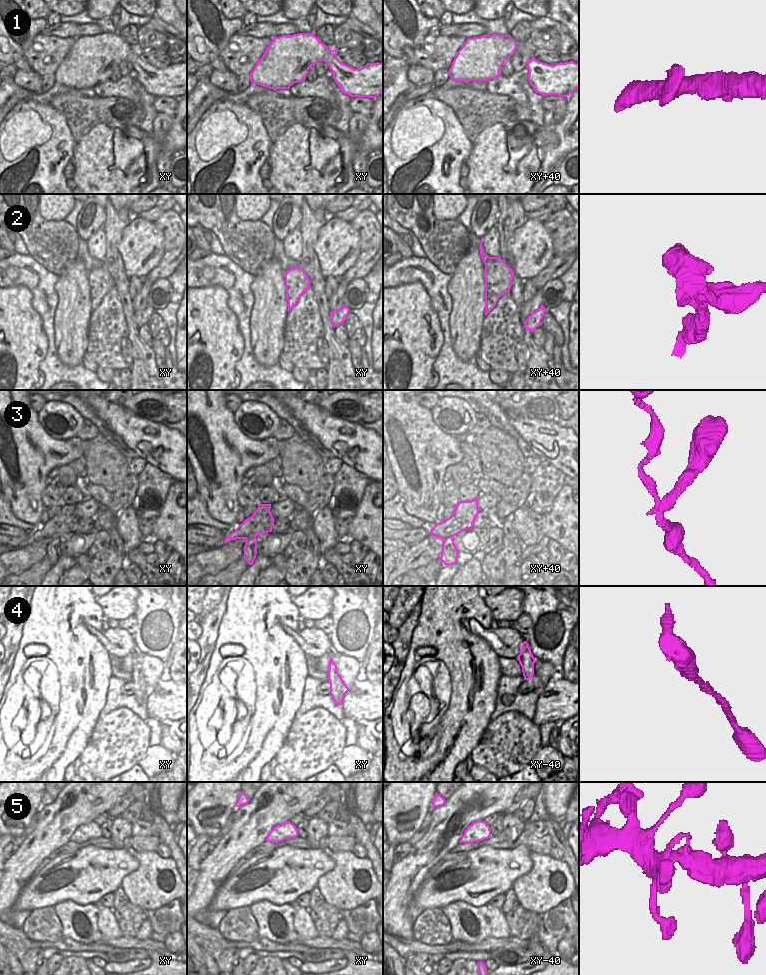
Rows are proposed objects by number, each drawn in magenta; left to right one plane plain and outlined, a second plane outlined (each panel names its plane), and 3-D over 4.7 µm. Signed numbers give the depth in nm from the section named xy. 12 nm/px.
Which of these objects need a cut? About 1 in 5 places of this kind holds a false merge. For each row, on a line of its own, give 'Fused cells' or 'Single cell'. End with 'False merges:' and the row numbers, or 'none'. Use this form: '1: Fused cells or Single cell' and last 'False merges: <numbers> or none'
1: Single cell
2: Single cell
3: Fused cells
4: Single cell
5: Single cell
False merges: 3

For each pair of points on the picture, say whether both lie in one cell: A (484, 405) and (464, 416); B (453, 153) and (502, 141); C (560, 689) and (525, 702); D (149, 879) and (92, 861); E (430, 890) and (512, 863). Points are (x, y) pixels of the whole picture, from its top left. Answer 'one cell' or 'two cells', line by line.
A: two cells
B: two cells
C: two cells
D: two cells
E: one cell

